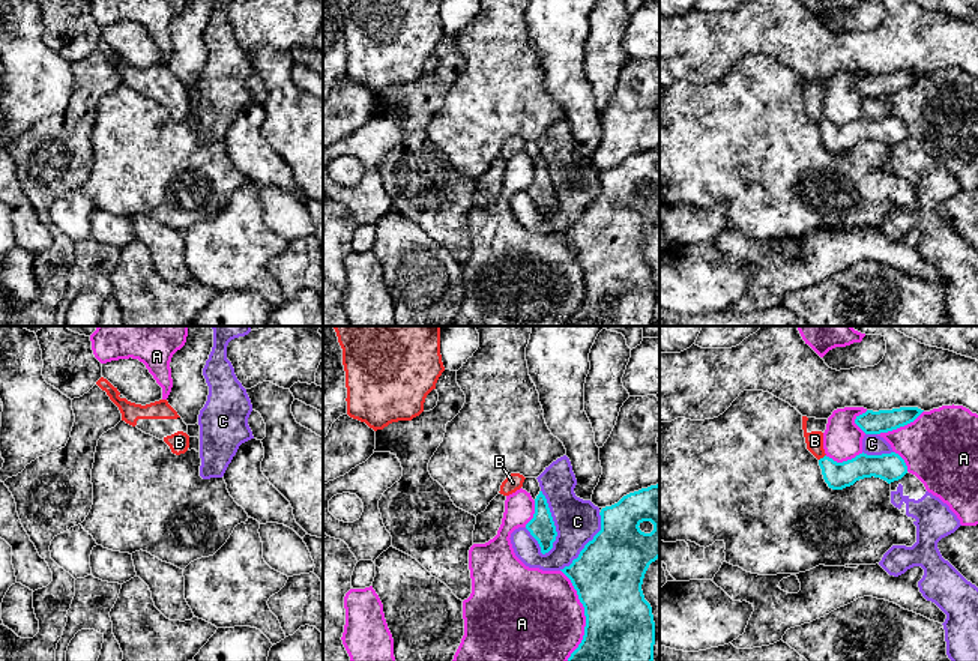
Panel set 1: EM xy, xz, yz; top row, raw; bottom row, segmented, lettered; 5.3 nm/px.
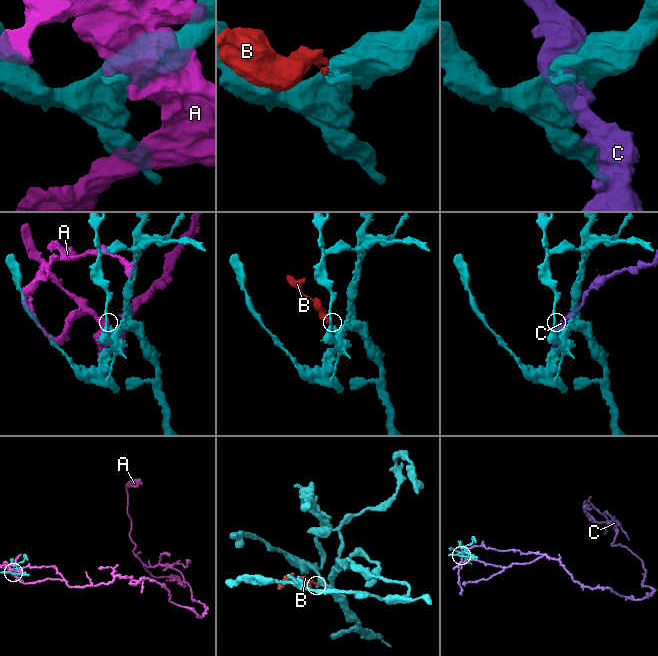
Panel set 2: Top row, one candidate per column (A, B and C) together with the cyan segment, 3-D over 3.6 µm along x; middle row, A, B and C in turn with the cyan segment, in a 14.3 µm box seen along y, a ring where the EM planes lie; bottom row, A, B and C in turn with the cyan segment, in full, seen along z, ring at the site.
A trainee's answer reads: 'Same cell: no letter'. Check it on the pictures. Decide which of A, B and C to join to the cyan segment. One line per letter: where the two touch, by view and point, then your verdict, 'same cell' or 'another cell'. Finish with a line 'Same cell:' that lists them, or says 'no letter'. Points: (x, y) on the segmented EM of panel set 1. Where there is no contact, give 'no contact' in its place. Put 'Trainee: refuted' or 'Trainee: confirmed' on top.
Trainee: refuted
A: xz (585, 615) | another cell
B: yz (824, 457) | same cell
C: xz (553, 523) | another cell
Same cell: B

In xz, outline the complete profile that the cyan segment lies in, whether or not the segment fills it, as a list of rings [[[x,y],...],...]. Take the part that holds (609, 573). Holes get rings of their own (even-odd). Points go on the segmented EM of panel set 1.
[[[660,484],[623,496],[599,515],[601,530],[569,566],[560,569],[577,590],[586,616],[583,640],[568,661],[654,661],[655,622],[641,584],[649,565],[660,557]]]

